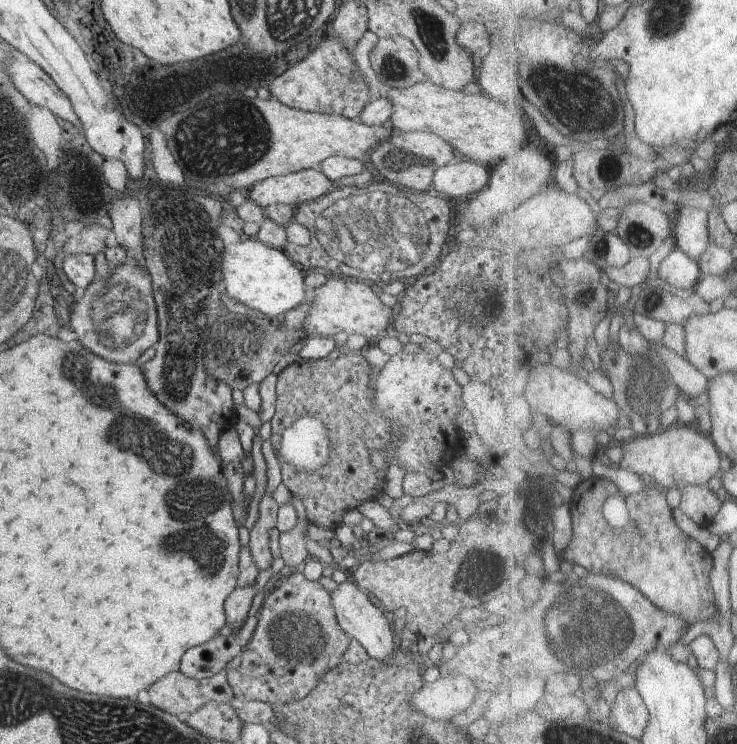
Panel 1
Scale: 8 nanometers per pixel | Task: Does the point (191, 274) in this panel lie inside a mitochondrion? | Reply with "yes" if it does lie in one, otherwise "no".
yes

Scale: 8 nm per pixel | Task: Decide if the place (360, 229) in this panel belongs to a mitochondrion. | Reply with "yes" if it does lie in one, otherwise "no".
yes

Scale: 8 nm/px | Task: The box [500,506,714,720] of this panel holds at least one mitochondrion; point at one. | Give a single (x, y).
(614, 626)

